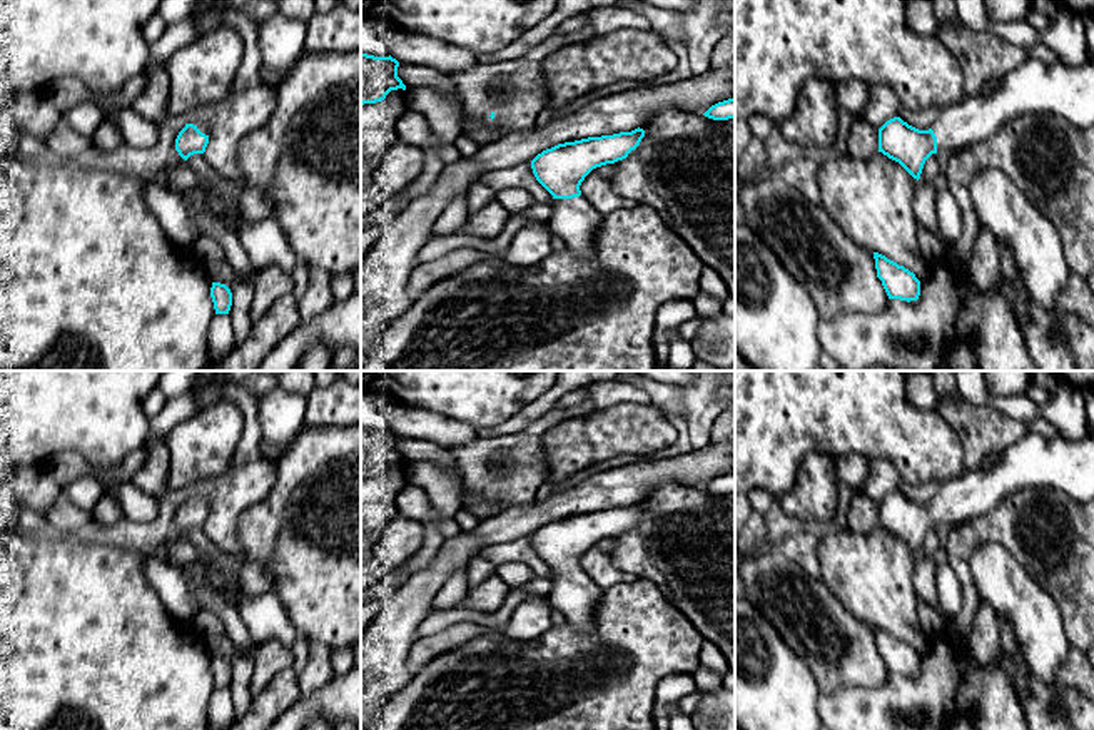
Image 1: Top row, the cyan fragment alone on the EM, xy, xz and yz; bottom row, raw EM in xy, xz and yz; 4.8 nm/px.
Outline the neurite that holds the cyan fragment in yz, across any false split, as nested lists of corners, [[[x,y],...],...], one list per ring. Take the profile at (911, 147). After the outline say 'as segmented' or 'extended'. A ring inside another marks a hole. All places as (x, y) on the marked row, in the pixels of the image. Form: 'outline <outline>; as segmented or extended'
outline [[[1027,58],[1004,77],[990,95],[965,95],[940,110],[929,130],[919,130],[900,117],[879,129],[879,152],[920,179],[932,154],[974,145],[1015,117],[1051,114],[1079,129],[1094,125],[1094,63],[1077,67],[1066,60]]]; extended

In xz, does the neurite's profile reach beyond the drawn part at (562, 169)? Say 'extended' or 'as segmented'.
extended

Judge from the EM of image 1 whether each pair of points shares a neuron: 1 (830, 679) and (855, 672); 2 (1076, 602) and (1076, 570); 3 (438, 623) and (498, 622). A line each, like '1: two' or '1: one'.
1: one
2: one
3: one

